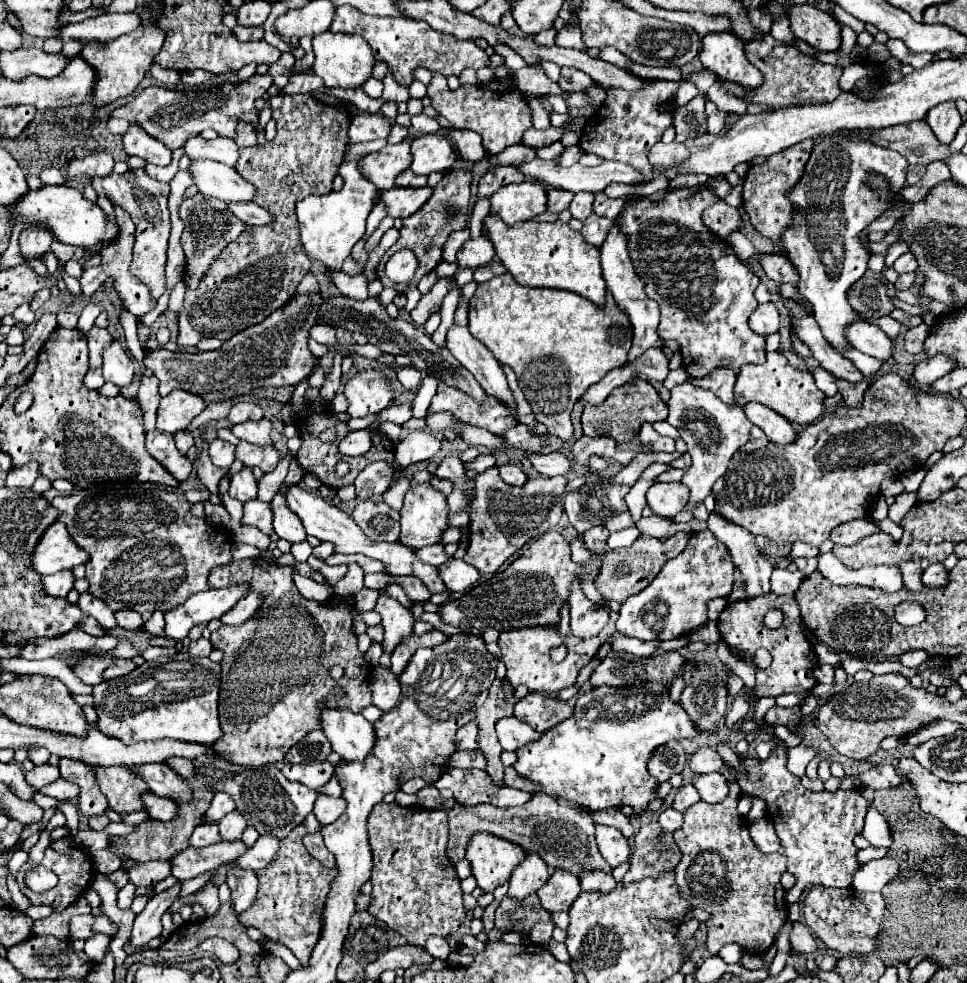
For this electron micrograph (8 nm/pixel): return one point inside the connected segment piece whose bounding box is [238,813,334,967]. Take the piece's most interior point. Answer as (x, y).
(291, 893)

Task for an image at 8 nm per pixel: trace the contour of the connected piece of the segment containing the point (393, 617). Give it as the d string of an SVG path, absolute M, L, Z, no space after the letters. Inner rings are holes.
M380 591L378 595L374 611L380 613L382 617L382 627L384 627L382 647L388 655L392 655L396 645L412 633L414 619L406 607L402 607L396 599L390 599L388 595L384 595L384 591Z

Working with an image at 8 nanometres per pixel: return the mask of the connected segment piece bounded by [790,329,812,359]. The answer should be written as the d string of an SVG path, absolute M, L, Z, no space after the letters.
M790 329L790 335L792 335L792 345L794 345L796 353L798 353L798 355L804 359L810 359L810 357L812 357L810 347L808 347L808 345L806 345L802 339L798 339L798 335L796 335L796 331L794 331L794 329Z

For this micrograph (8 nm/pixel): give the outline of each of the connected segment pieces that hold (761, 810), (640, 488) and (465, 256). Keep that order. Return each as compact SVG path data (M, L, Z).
M742 792L742 796L749 798L752 801L752 807L746 816L748 822L752 822L754 819L758 819L767 815L766 803L760 799L750 796L746 792Z
M652 463L636 481L636 485L630 489L630 493L626 495L626 505L630 509L630 515L634 521L638 521L642 517L642 509L646 507L646 491L652 485L652 481L666 471L666 465L662 463Z
M476 237L476 239L468 239L464 241L462 249L458 251L458 265L460 267L470 267L470 269L478 269L486 263L490 263L494 257L494 247L492 241L486 237Z

